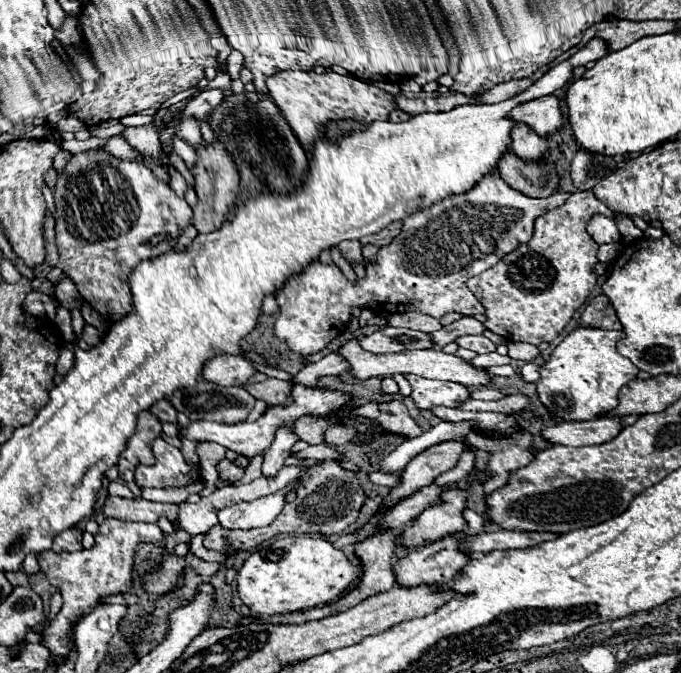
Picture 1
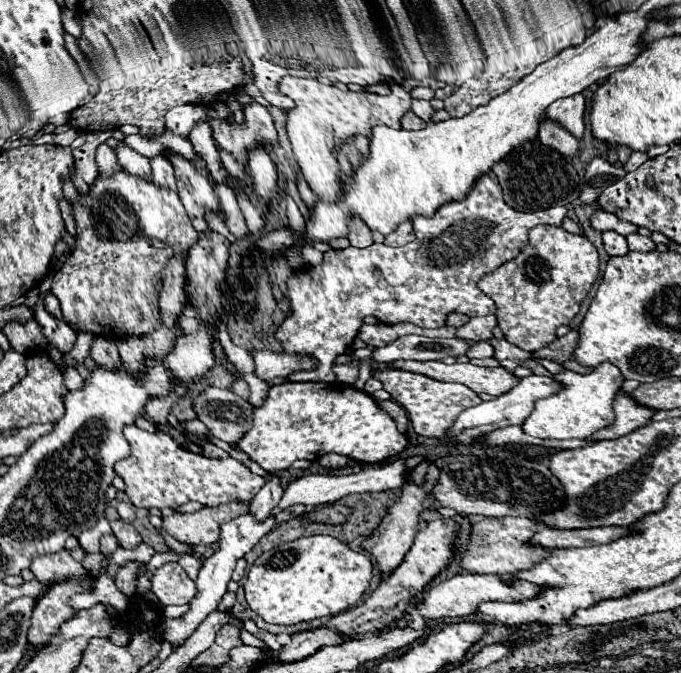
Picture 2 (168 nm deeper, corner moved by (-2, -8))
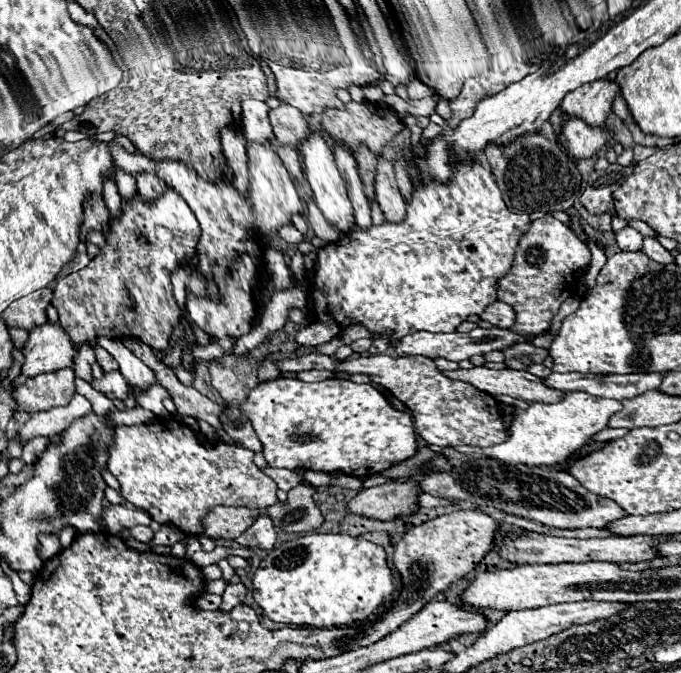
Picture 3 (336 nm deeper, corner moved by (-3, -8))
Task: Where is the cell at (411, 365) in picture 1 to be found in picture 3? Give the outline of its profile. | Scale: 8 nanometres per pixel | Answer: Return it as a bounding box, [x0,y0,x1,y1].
[444,366,566,404]

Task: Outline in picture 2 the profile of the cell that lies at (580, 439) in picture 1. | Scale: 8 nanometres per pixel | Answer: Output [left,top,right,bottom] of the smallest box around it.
[589,392,653,442]

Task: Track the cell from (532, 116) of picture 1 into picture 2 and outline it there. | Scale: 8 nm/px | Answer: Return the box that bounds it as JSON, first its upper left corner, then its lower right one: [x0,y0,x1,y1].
[545,94,585,138]

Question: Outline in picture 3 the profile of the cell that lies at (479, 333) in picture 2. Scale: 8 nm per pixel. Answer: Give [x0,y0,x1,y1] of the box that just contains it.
[480,300,516,328]

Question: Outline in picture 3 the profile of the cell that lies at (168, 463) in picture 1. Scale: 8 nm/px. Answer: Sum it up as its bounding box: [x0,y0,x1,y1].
[108,418,278,534]

